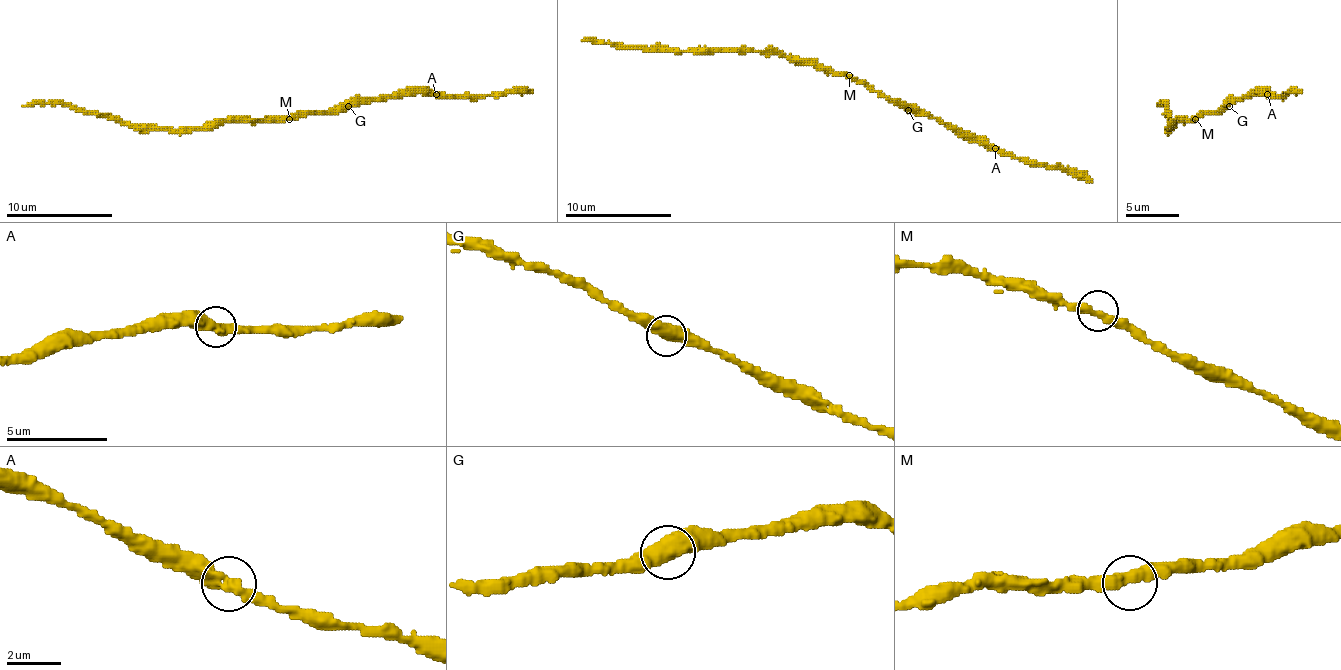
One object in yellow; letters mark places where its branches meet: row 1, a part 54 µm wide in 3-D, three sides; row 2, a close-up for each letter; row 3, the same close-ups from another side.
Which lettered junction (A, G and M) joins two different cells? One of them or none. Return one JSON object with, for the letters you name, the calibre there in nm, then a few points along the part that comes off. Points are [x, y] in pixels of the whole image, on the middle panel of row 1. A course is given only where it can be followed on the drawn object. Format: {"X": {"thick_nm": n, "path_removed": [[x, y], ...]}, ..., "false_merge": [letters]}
{"false_merge": []}

